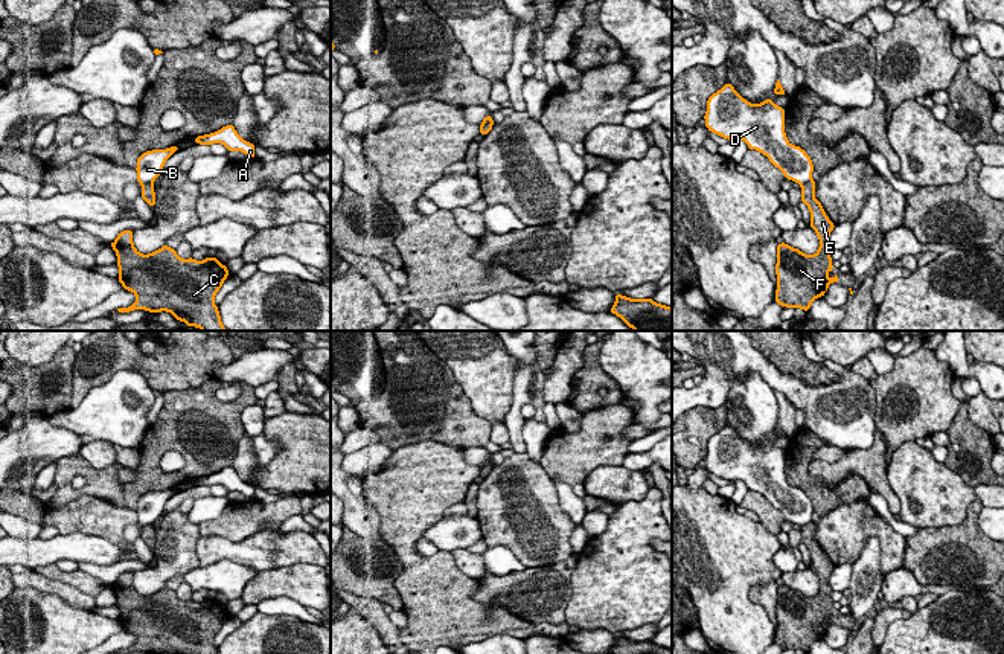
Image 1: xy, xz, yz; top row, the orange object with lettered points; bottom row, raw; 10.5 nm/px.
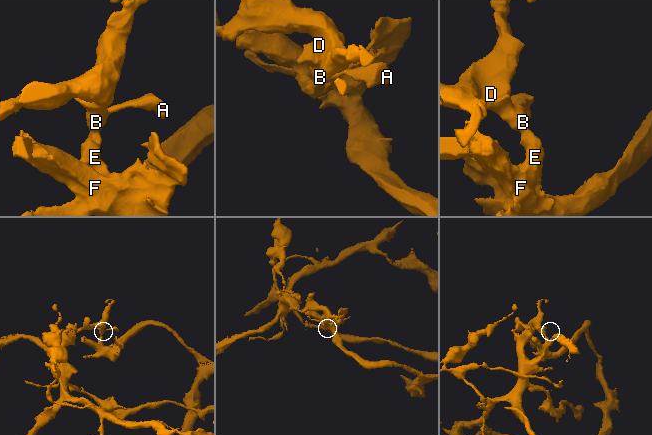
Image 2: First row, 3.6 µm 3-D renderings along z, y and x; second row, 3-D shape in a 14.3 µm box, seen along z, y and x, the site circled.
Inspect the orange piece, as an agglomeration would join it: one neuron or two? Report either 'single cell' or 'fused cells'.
fused cells

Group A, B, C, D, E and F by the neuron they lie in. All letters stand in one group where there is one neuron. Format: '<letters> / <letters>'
A B D / C E F

